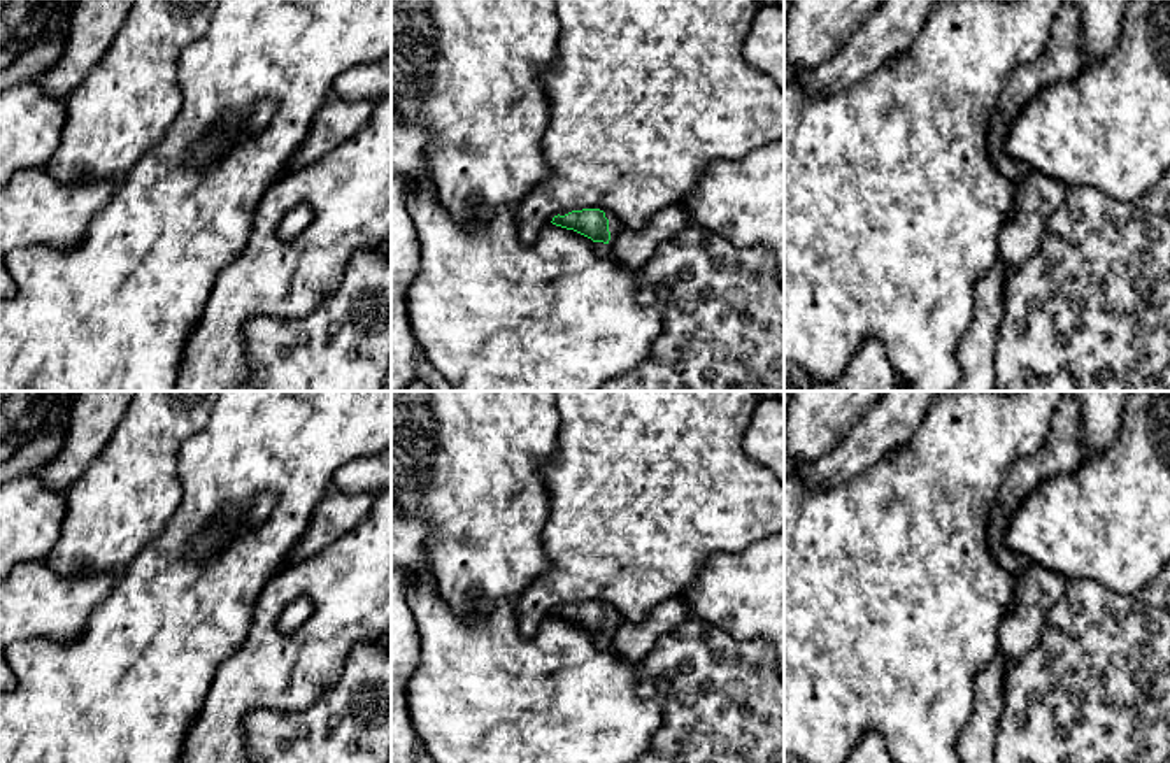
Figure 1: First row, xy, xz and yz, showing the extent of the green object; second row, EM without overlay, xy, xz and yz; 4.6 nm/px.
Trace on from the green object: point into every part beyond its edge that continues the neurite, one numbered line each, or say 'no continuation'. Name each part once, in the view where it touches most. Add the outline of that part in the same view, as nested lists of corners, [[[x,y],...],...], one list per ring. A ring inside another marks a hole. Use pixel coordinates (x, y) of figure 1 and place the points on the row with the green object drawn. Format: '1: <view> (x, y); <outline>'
1: xz (616, 227); [[[605,212],[605,217],[609,219],[610,240],[607,244],[596,242],[598,254],[610,254],[617,235],[624,230],[624,225],[614,214]]]

